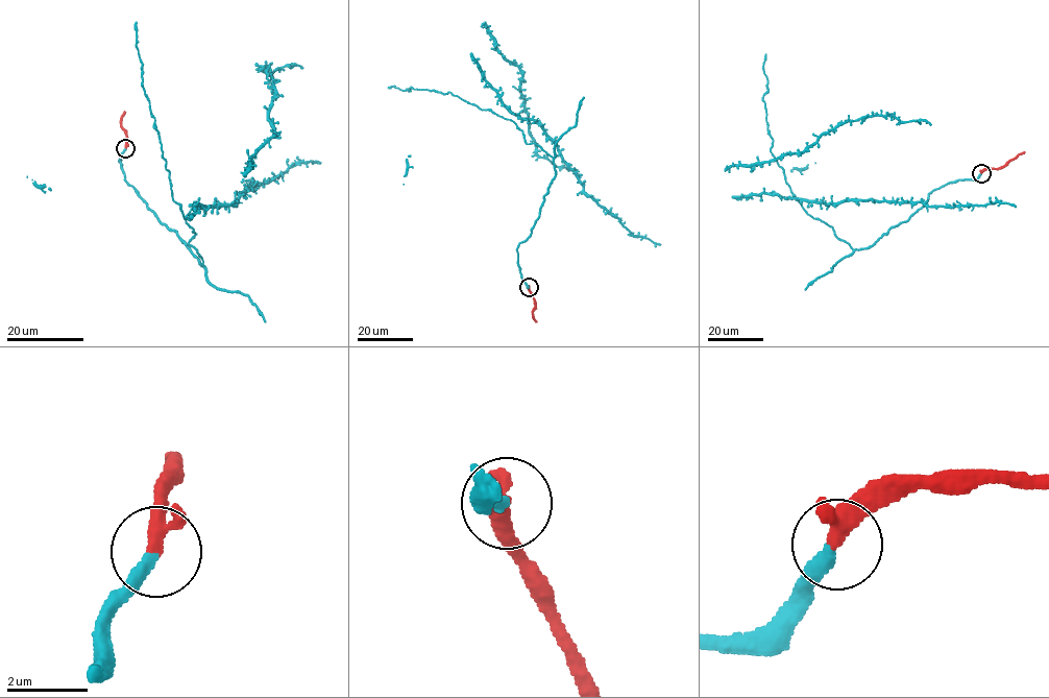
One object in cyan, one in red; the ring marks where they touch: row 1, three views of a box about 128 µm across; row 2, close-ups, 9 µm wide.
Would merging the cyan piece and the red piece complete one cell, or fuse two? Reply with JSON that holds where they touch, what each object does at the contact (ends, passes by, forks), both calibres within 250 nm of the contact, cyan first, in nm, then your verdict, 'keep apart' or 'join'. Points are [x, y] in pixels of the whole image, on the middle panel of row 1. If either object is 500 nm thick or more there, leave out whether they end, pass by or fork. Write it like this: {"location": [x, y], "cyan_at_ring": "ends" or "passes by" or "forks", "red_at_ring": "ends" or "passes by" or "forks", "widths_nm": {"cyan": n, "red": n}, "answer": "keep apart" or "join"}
{"location": [529, 287], "cyan_at_ring": "ends", "red_at_ring": "passes by", "widths_nm": {"cyan": 300, "red": 300}, "answer": "join"}

